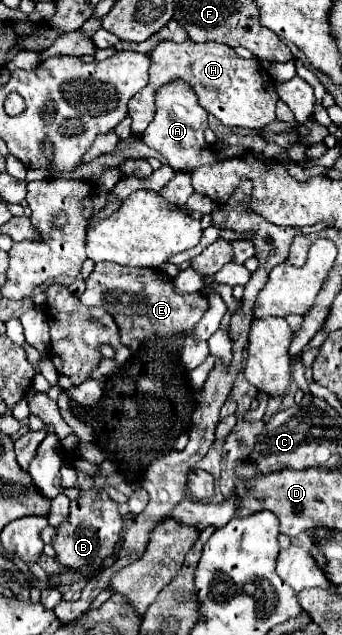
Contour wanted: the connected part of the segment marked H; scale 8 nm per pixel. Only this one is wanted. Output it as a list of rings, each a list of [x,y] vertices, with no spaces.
[[[161,41],[151,53],[149,83],[127,103],[131,117],[131,133],[143,133],[155,115],[155,89],[165,85],[169,79],[185,79],[199,97],[199,105],[227,127],[261,129],[275,121],[275,83],[257,59],[239,57],[229,45],[221,43],[173,43]]]

